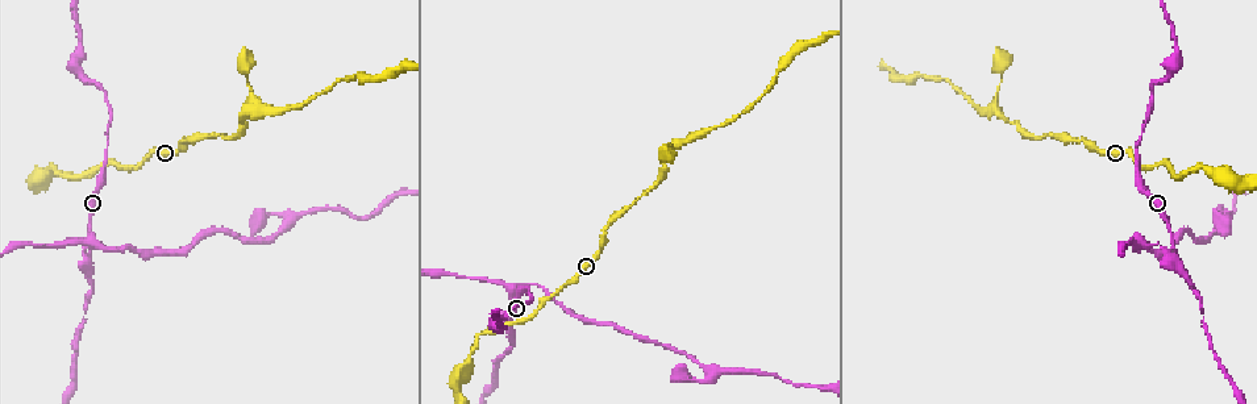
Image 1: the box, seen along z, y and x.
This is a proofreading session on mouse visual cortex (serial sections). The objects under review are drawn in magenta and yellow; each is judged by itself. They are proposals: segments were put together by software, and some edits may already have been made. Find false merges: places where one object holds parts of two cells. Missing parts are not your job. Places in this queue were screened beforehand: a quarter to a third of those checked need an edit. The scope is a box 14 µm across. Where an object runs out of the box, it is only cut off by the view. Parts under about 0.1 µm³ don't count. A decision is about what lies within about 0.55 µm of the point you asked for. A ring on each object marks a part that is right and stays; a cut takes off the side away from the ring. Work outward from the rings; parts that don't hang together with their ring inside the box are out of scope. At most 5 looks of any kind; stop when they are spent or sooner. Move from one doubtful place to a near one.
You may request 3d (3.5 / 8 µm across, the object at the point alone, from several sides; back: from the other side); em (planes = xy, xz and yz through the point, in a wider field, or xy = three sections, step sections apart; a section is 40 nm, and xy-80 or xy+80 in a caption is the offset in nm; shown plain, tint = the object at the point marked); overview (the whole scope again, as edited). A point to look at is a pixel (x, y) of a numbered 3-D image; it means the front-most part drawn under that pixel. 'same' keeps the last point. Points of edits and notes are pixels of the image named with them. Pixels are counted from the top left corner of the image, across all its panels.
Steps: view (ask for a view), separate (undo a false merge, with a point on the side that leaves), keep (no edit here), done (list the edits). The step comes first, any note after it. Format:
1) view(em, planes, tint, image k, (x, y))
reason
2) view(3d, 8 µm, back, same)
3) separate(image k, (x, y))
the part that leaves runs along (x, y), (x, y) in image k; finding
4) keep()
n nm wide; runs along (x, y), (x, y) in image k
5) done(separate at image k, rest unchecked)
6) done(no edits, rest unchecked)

view(3d, 3.5 µm, image 1, (1173, 39))
sudden change in width

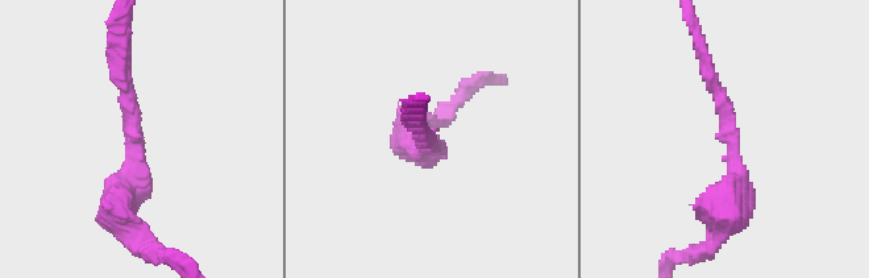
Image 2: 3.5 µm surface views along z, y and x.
view(em, xy, step 1, tint, image 2, (434, 145))
arms of 150, 400 nm; now the EM

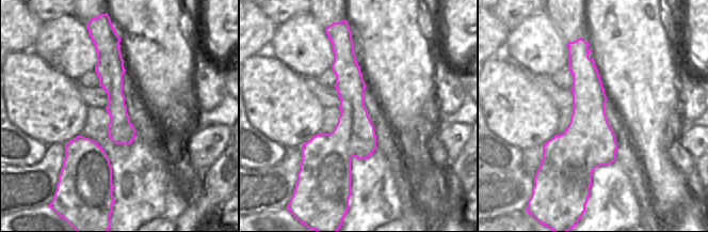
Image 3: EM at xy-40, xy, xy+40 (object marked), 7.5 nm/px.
keep()
runs along (720, 225), (737, 173), (707, 63) in image 2; continuous, no second cell

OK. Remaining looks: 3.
view(3d, 8 µm, image 1, (90, 253))
thin neck

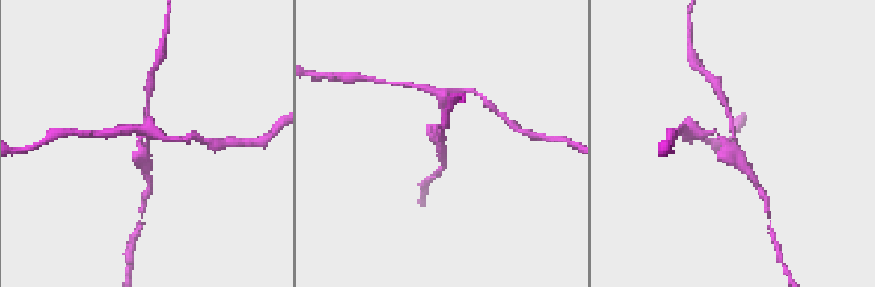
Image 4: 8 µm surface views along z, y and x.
view(em, xy, step 5, tint, image 4, (144, 142))
need the tissue

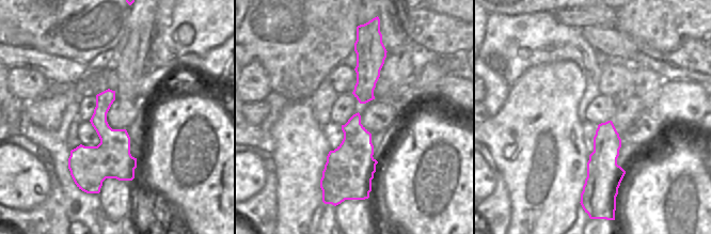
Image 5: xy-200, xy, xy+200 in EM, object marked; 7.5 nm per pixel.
separate(image 4, (136, 156))
border along (583, 188), (590, 191) in image 5; two cells meet here

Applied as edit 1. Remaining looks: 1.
done(separate at image 4, rest unchecked)

